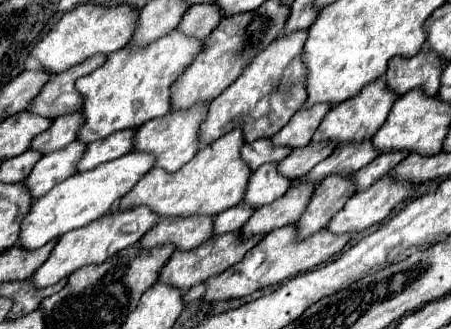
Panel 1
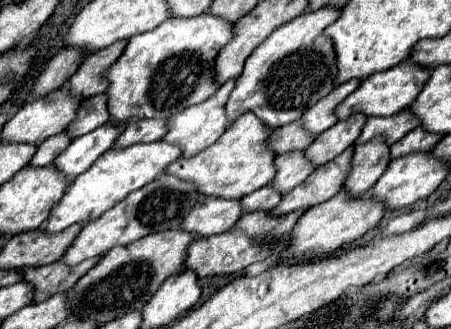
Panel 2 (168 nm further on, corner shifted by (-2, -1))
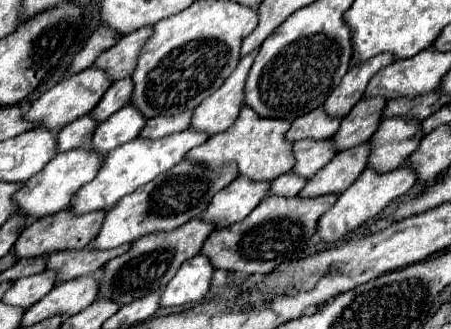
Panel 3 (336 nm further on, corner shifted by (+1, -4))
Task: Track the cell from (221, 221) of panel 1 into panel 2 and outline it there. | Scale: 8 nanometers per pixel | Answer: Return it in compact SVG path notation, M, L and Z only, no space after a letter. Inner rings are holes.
M264 186L264 188L258 188L256 192L244 196L240 200L240 206L242 206L242 214L248 214L248 212L256 212L256 210L272 210L278 202L282 200L282 196L270 188L270 186Z

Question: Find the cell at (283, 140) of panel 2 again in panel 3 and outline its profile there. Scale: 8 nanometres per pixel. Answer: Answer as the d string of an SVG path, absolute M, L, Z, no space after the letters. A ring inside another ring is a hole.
M321 107L317 111L309 111L307 115L301 115L299 119L293 121L291 129L287 131L289 141L299 141L299 139L329 139L337 133L339 125L343 119L331 119Z

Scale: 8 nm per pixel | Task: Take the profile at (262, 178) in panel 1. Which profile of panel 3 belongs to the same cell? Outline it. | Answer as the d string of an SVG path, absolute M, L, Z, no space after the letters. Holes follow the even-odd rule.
M303 139L295 143L293 153L297 159L293 171L305 179L311 179L327 161L333 159L337 149L333 145L333 139L325 139L325 141Z

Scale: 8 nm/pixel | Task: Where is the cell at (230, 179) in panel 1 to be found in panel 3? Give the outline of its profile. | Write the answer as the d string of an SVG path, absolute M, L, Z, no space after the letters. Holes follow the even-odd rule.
M243 107L237 121L227 131L213 135L203 145L191 149L191 153L187 153L187 159L199 161L213 171L219 171L225 163L237 163L239 175L245 175L251 181L273 181L279 175L289 173L295 165L295 157L291 155L293 143L285 139L289 127L291 123L287 123L285 119L263 119L253 109Z

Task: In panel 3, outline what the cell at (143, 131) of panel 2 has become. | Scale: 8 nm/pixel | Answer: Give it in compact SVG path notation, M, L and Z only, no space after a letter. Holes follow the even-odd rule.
M185 111L185 113L179 113L179 115L171 115L171 117L157 115L155 119L147 121L147 127L141 131L141 137L161 139L165 135L185 131L189 127L189 123L191 123L191 115L193 115L193 111Z

